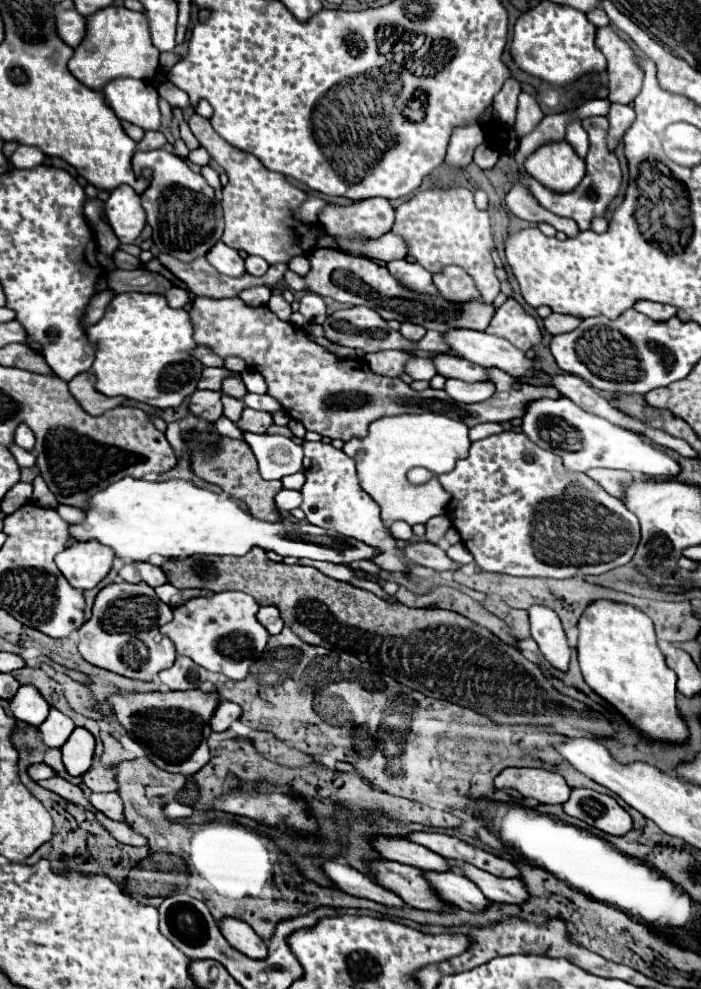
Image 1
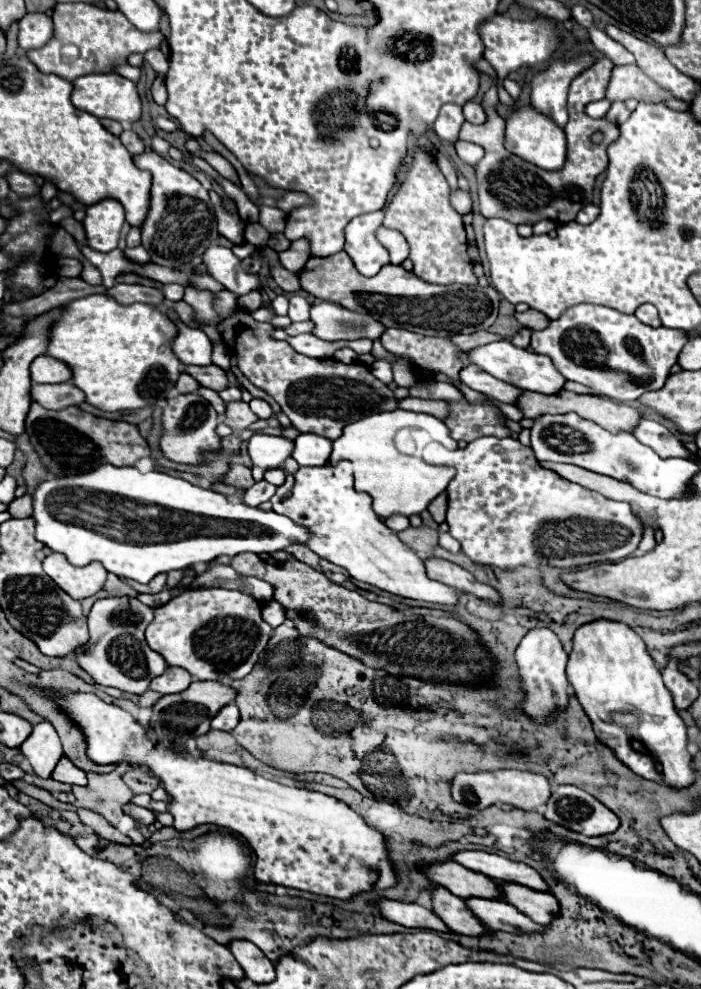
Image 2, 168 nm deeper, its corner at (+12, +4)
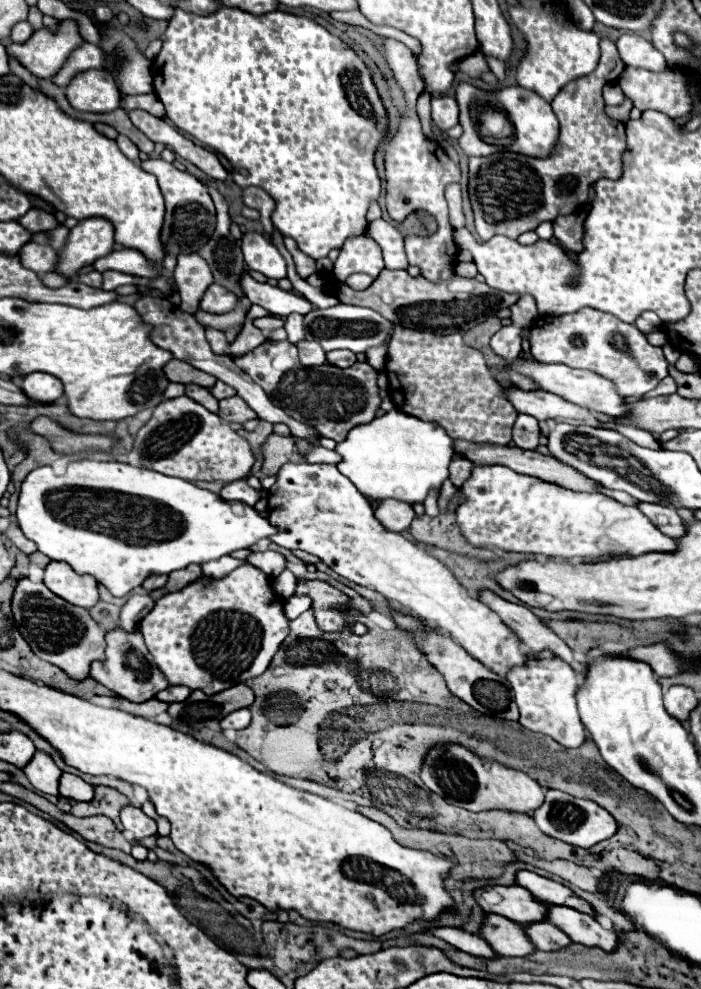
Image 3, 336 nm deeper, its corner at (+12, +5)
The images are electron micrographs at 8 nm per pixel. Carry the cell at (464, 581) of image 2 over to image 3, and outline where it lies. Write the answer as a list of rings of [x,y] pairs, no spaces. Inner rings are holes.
[[[480,590],[478,598],[484,600],[484,604],[500,616],[500,620],[512,630],[516,632],[516,636],[532,650],[532,652],[540,652],[540,648],[552,648],[552,652],[556,652],[556,656],[560,656],[562,660],[568,660],[568,664],[572,664],[574,670],[584,672],[584,664],[578,664],[572,658],[572,650],[548,628],[544,628],[544,624],[522,604],[514,604],[508,602],[504,598],[500,598],[498,594],[494,594],[492,590]]]

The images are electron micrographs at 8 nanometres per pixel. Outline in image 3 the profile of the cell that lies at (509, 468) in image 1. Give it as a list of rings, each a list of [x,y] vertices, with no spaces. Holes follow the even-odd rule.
[[[500,464],[474,466],[460,492],[464,500],[456,508],[456,524],[466,542],[478,548],[542,554],[546,558],[638,556],[676,548],[674,540],[652,526],[638,508],[624,506],[598,492],[574,492],[534,476],[516,474]]]

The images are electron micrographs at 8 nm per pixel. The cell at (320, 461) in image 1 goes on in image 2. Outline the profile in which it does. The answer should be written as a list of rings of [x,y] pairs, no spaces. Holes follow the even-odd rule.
[[[340,461],[338,465],[326,463],[322,467],[300,467],[294,475],[286,475],[284,485],[276,489],[270,503],[276,513],[308,527],[312,537],[306,547],[318,557],[346,569],[352,579],[412,601],[434,603],[440,607],[458,605],[456,589],[430,579],[424,561],[376,517],[370,507],[372,501],[354,489],[350,461]]]

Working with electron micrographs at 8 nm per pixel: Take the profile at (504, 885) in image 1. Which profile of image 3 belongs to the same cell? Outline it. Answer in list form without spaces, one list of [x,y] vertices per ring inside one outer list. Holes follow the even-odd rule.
[[[546,904],[546,920],[558,926],[572,942],[580,942],[584,946],[598,946],[602,950],[616,948],[616,932],[602,928],[590,914],[578,912],[570,906]]]

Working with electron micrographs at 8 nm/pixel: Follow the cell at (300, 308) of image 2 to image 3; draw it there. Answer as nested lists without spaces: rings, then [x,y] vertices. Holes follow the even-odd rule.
[[[300,314],[288,316],[284,330],[288,332],[288,340],[292,344],[296,344],[298,340],[302,340],[304,338],[304,316],[300,316]]]

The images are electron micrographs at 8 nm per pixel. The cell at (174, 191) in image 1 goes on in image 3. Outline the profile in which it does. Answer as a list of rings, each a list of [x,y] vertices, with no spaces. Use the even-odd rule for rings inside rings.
[[[148,158],[140,166],[142,170],[158,178],[158,186],[166,200],[166,216],[164,216],[164,226],[160,234],[164,252],[170,256],[198,252],[212,238],[212,232],[216,228],[216,210],[206,186],[192,174],[178,170],[174,164],[162,158]]]

